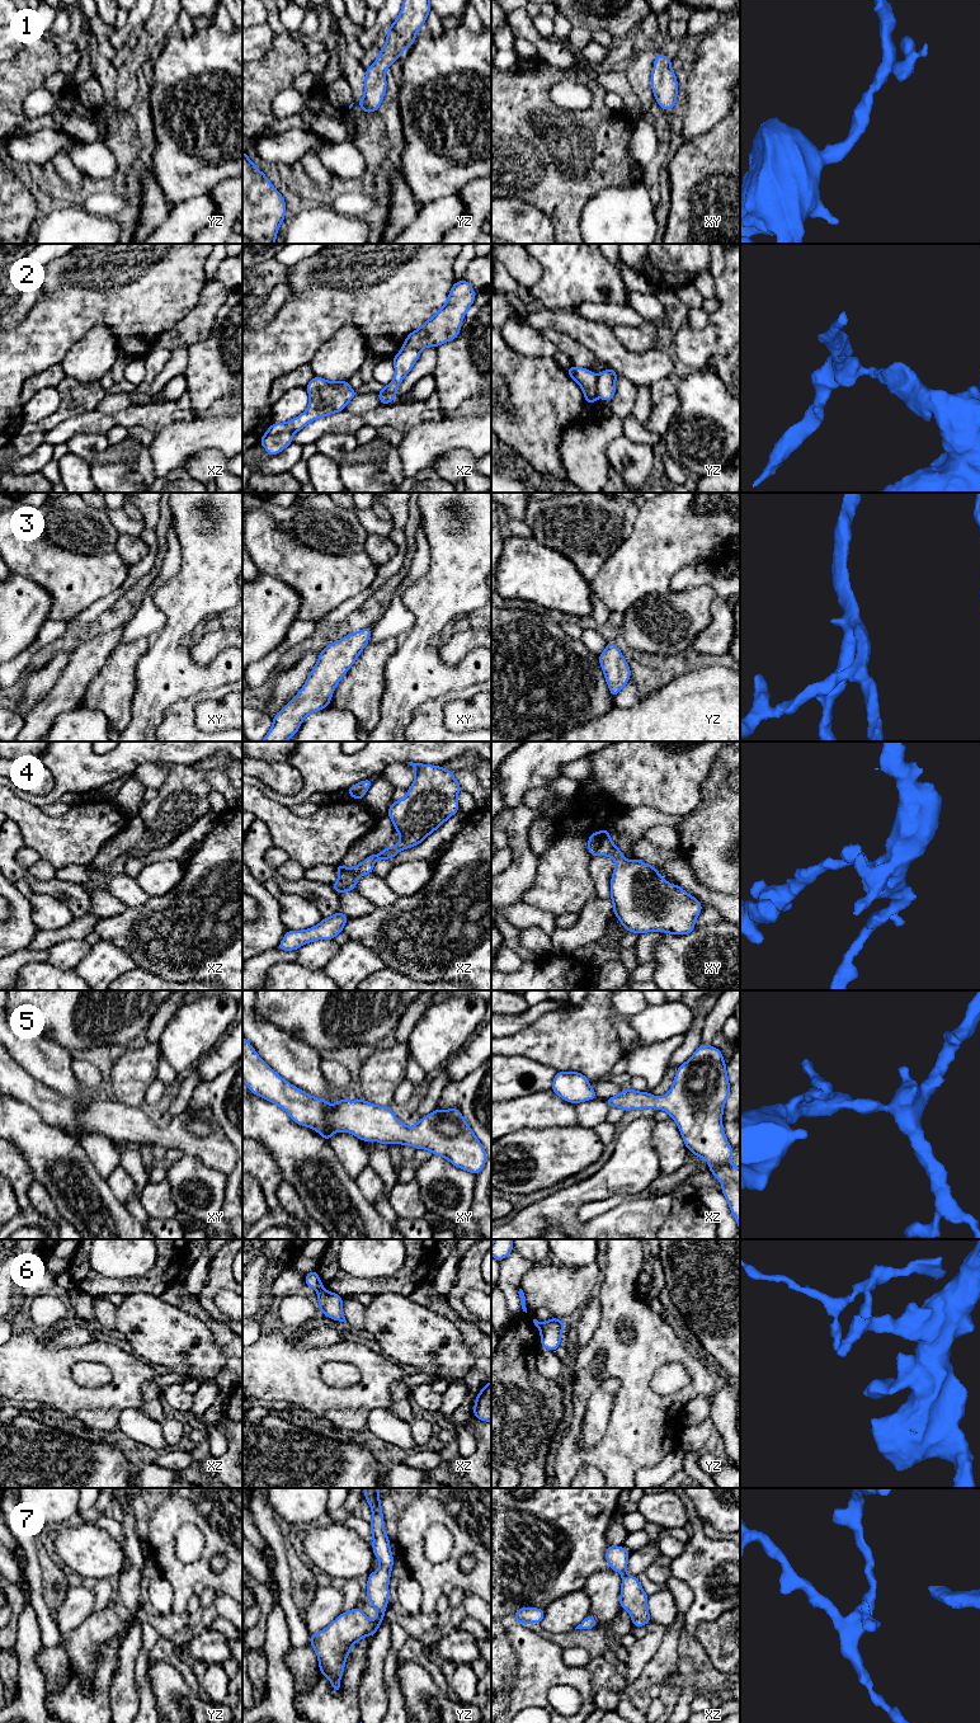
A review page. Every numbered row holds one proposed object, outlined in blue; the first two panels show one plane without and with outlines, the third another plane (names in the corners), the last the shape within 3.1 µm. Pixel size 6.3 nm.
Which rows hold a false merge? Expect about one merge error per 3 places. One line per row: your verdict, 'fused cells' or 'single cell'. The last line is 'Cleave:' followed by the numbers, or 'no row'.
1: single cell
2: fused cells
3: single cell
4: single cell
5: single cell
6: fused cells
7: single cell
Cleave: 2, 6

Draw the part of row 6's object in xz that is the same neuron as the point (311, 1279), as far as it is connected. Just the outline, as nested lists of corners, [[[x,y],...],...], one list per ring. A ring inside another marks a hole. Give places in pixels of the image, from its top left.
[[[311,1271],[306,1274],[305,1284],[315,1290],[324,1289],[322,1282],[317,1275],[317,1271]]]

